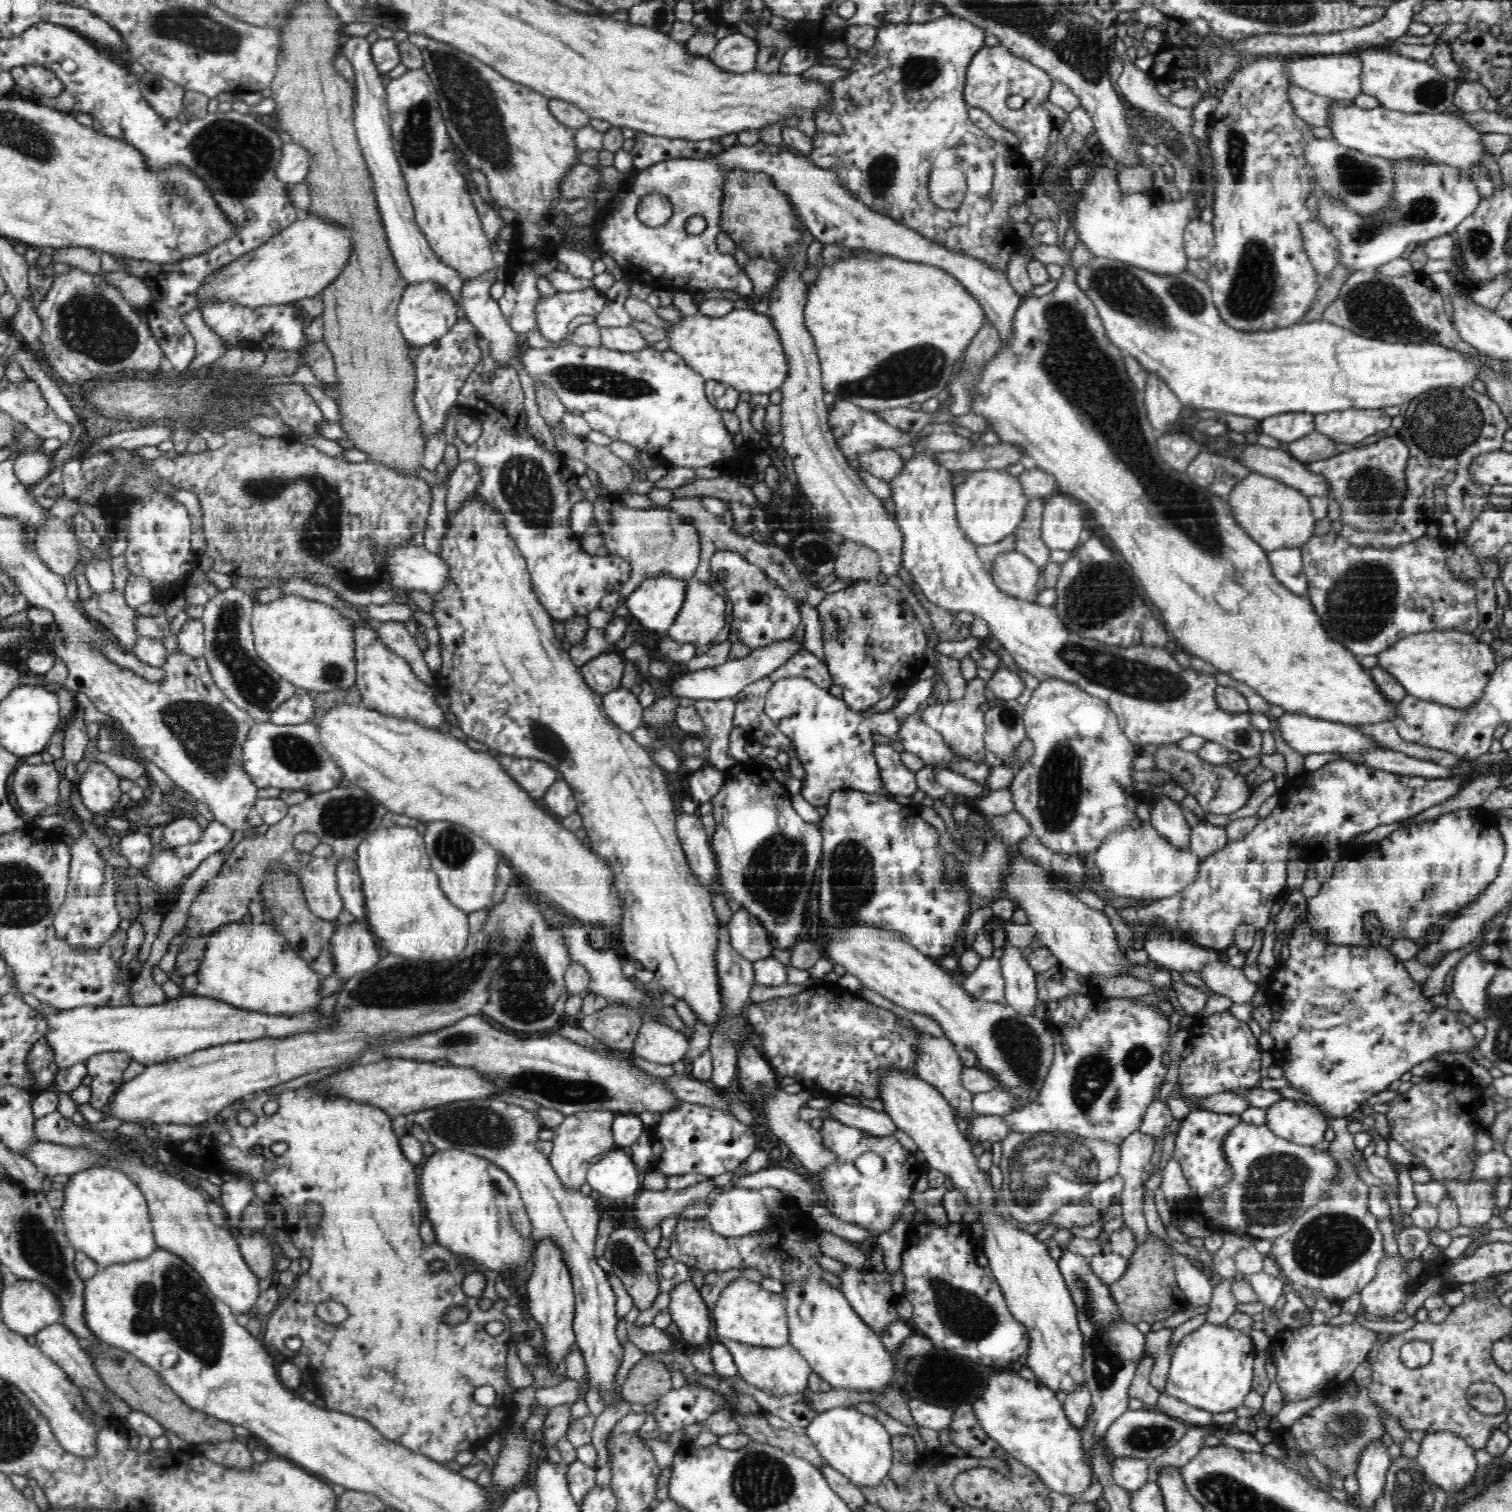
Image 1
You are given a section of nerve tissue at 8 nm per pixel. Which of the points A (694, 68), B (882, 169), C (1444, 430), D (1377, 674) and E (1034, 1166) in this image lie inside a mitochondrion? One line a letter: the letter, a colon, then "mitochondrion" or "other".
A: other
B: mitochondrion
C: mitochondrion
D: other
E: mitochondrion

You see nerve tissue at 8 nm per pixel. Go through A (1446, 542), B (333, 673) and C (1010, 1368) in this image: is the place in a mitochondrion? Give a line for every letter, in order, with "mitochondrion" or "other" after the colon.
A: other
B: mitochondrion
C: other

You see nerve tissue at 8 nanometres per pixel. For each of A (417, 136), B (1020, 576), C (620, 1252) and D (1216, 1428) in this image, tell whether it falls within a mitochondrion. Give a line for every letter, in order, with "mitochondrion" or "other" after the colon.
A: mitochondrion
B: other
C: mitochondrion
D: other

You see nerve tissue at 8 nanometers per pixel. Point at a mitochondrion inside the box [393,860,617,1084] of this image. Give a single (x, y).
(526, 990)

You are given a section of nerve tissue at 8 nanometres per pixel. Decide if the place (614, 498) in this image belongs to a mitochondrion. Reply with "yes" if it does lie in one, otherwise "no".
no

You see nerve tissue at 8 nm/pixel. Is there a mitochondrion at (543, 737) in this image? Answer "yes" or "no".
yes

